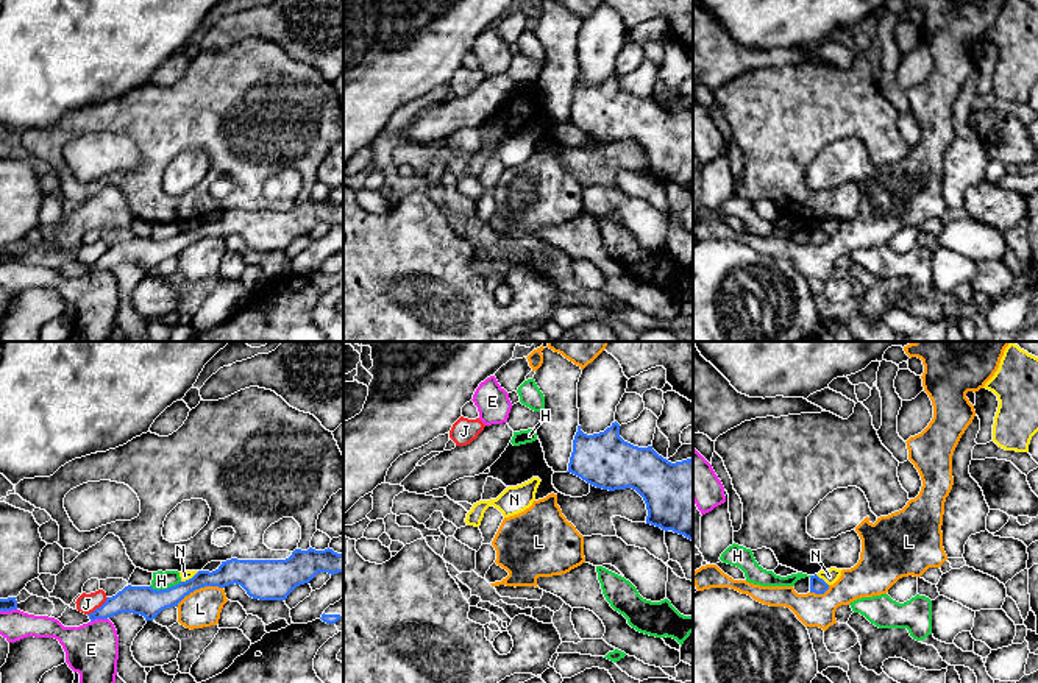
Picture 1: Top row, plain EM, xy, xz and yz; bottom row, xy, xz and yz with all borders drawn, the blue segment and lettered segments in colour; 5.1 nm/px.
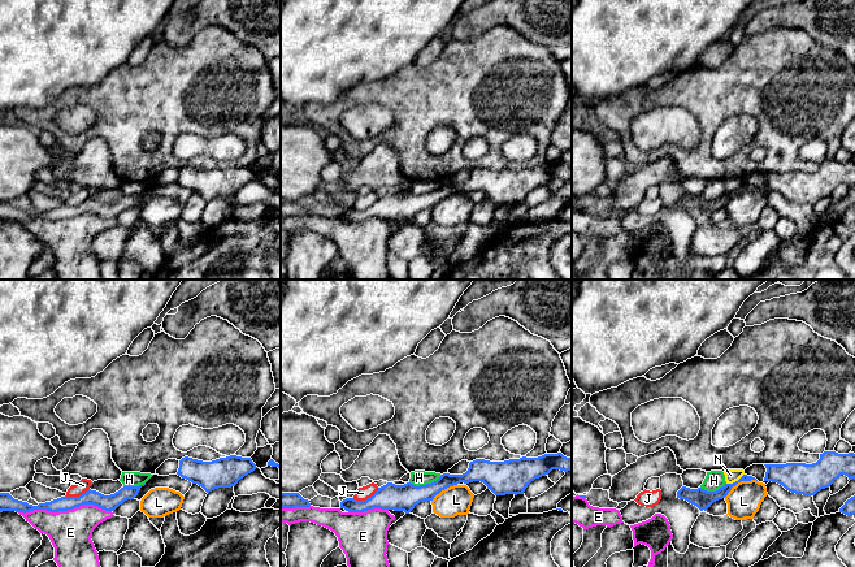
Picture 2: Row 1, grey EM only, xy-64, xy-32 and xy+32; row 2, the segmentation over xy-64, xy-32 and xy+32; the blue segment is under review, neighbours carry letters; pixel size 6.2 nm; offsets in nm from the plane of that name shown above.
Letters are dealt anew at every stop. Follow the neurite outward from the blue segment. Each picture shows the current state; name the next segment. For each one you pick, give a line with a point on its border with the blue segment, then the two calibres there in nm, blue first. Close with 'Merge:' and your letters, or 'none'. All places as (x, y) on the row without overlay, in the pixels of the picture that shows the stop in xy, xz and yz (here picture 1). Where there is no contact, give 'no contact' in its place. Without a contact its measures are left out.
Merge: none

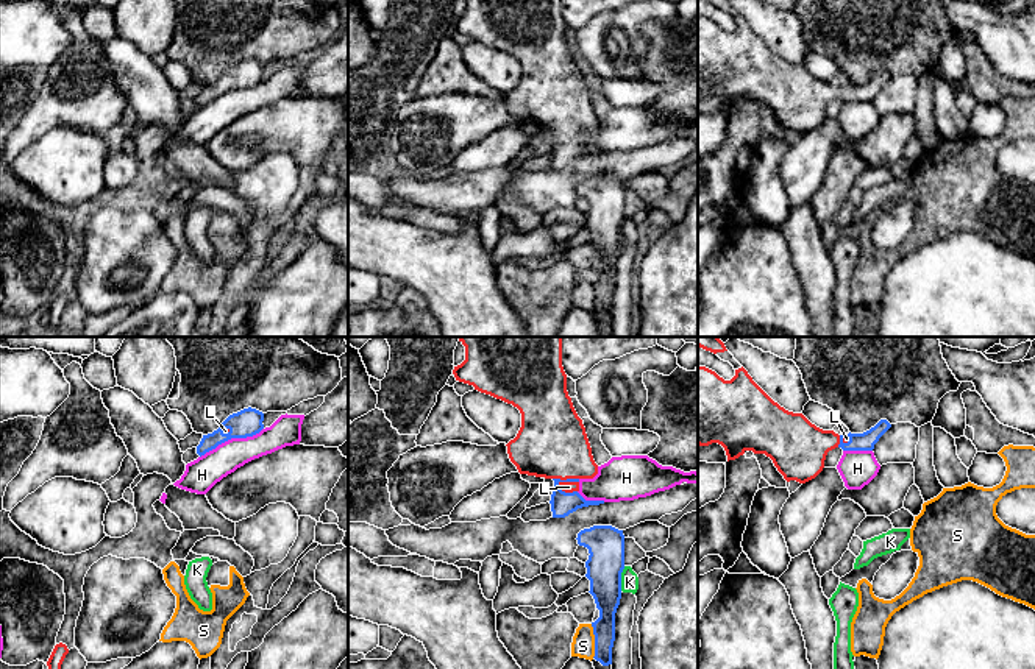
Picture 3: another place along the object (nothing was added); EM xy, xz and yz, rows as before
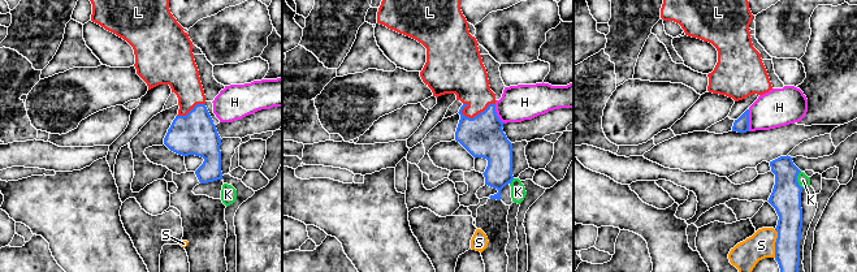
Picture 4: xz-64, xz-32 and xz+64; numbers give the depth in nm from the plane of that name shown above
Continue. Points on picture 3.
L: contact xz (561, 141); calibres 120 and 60 nm
Merge: L

